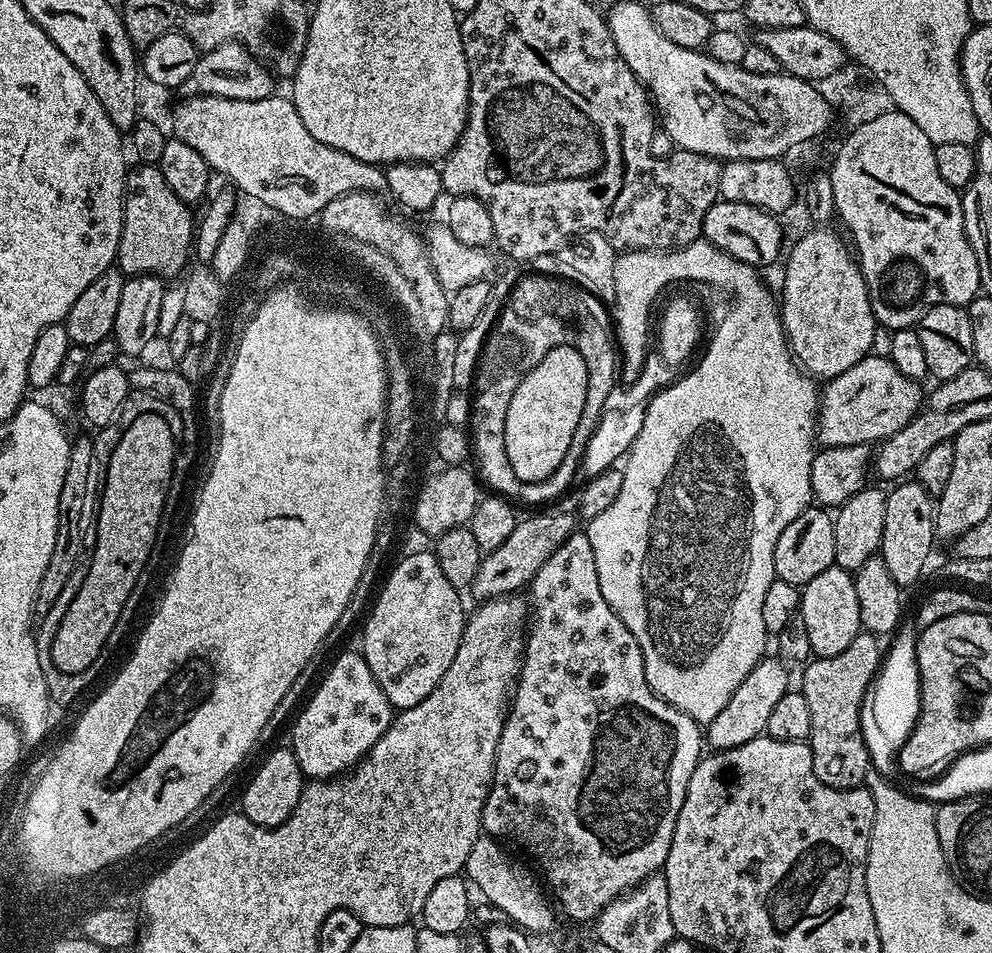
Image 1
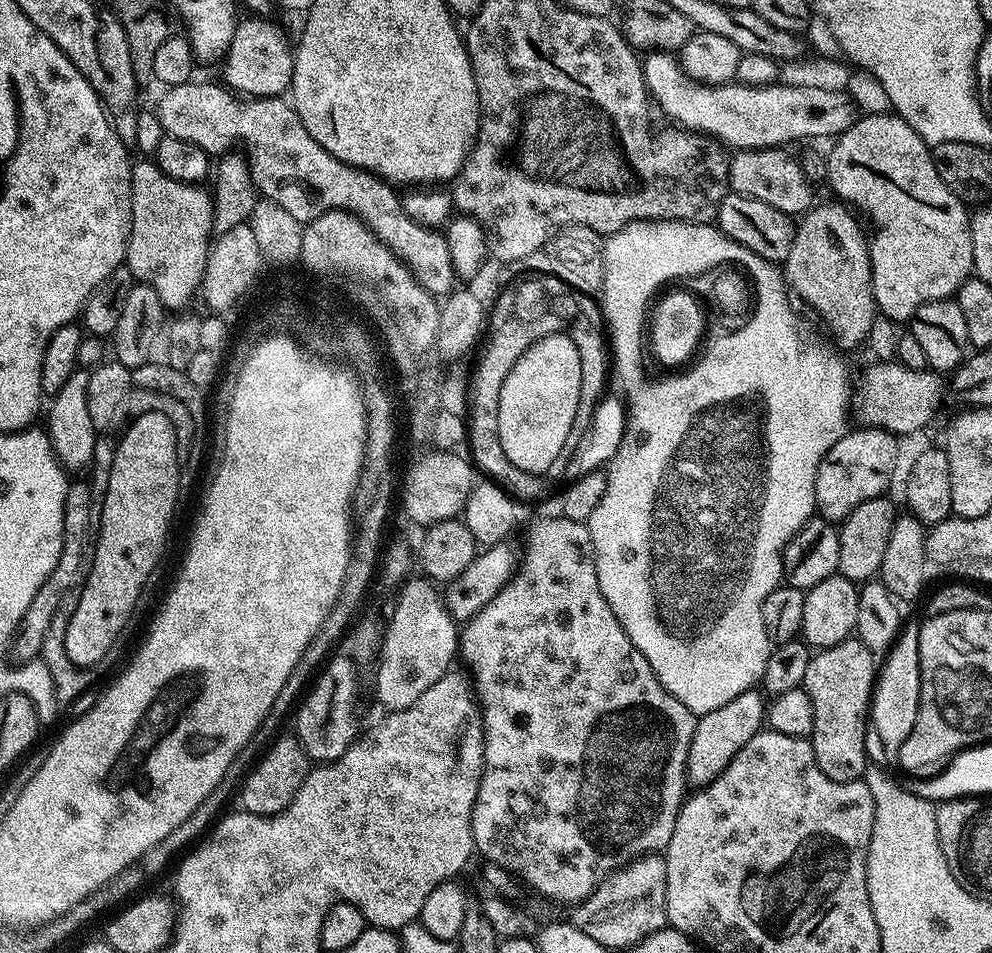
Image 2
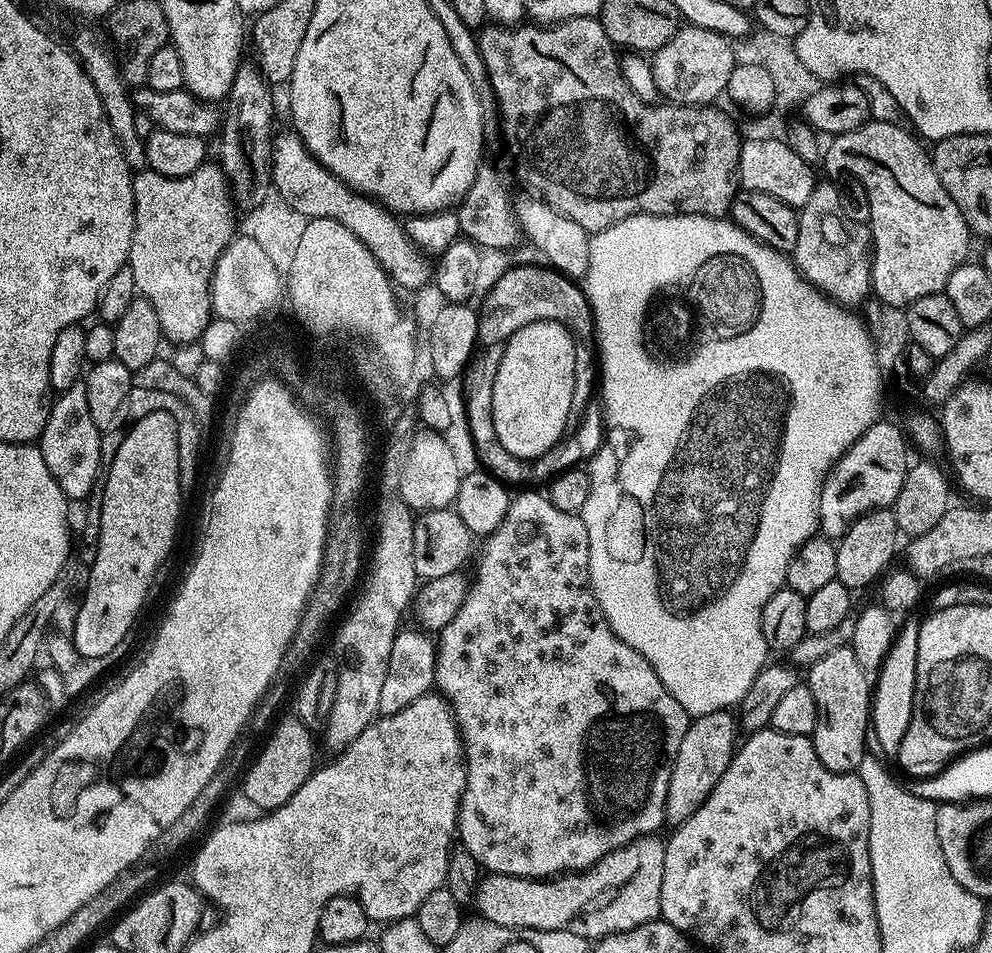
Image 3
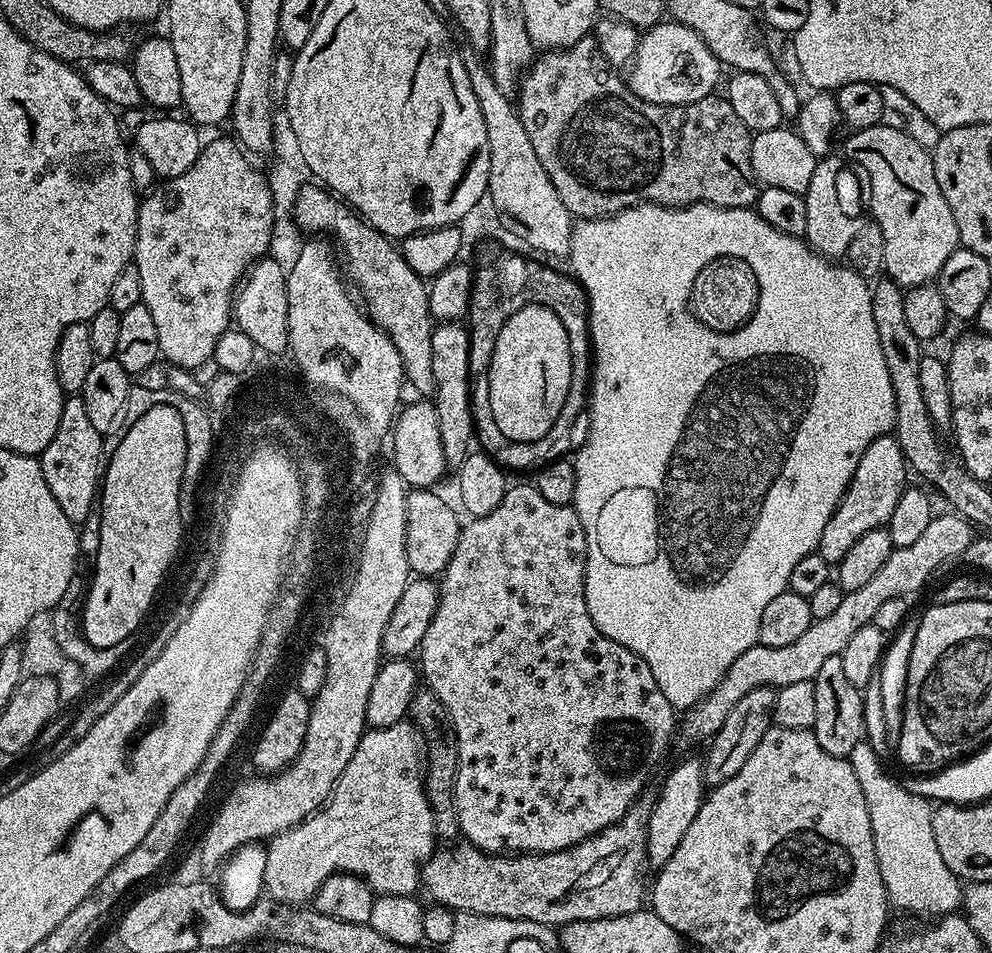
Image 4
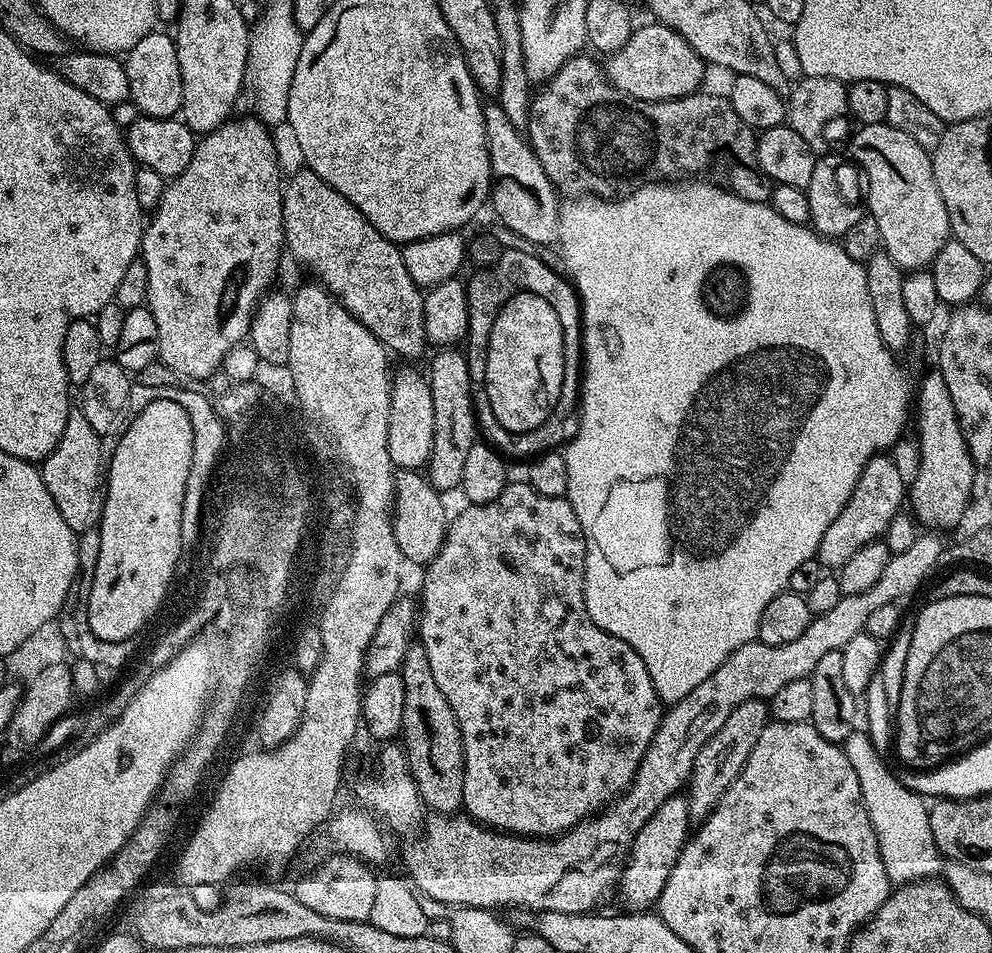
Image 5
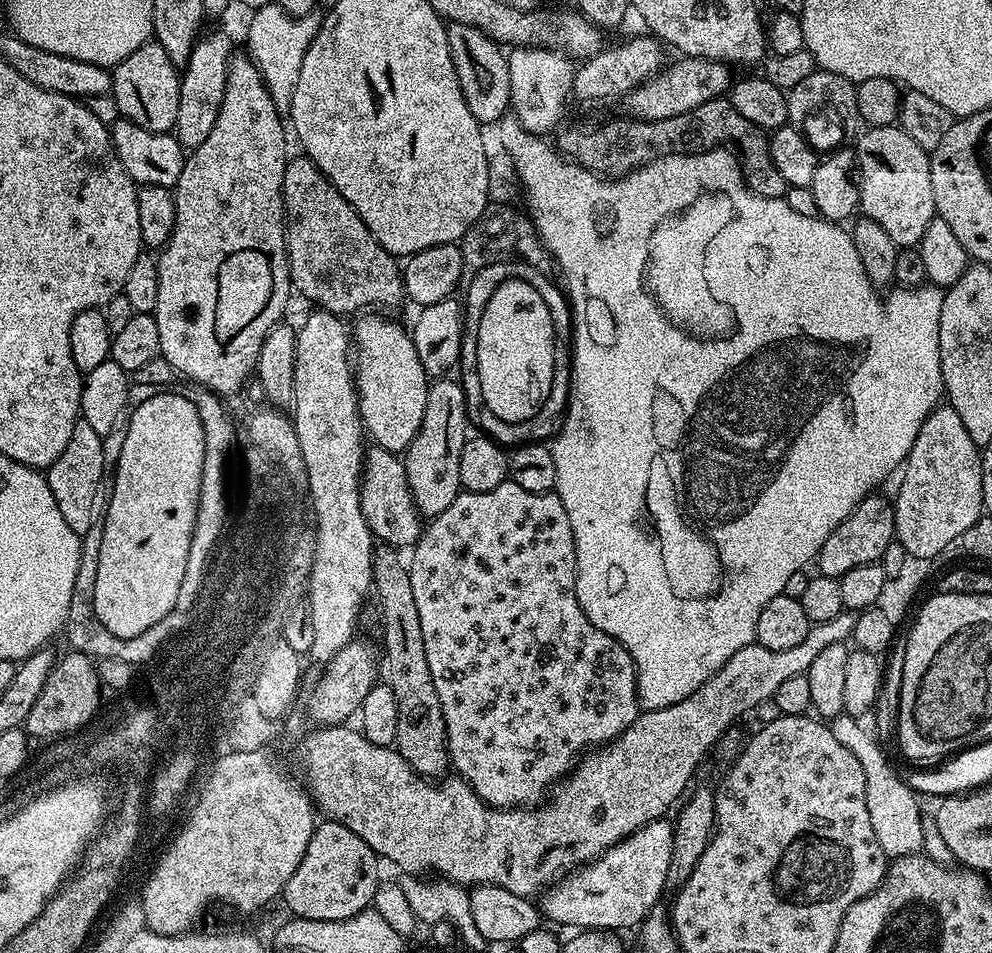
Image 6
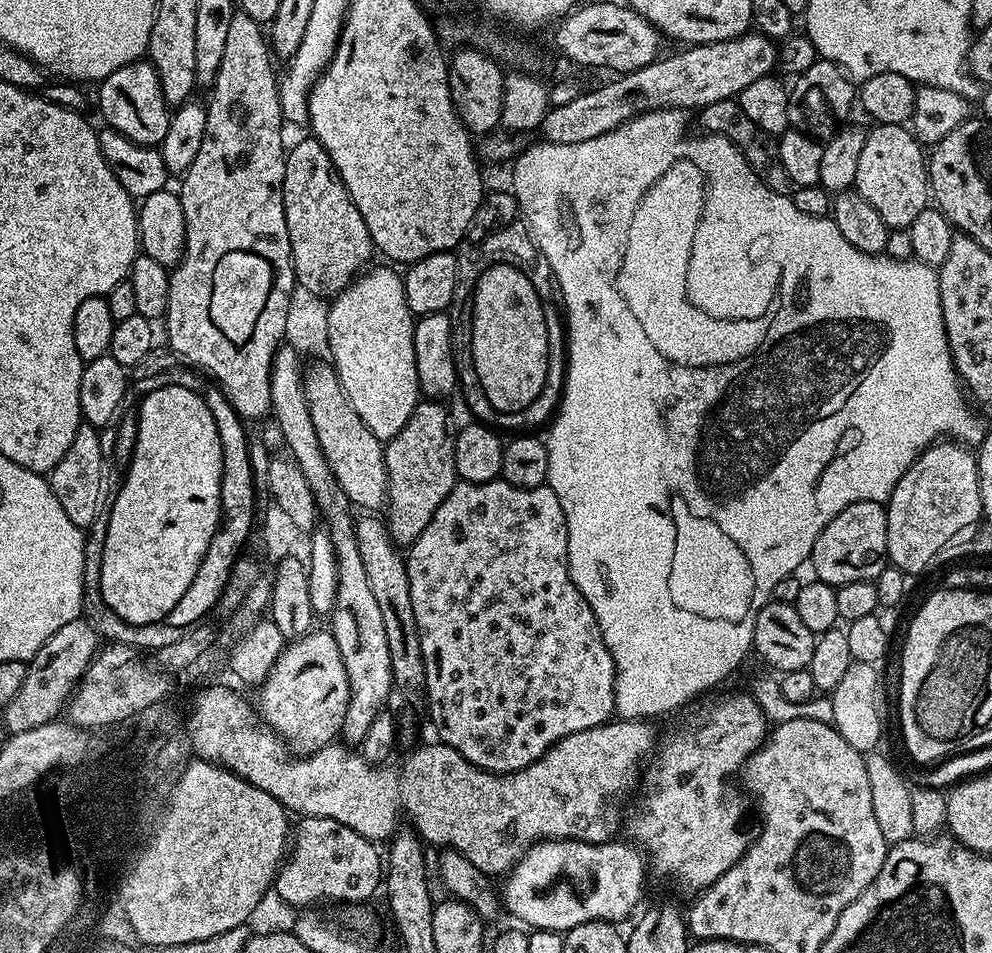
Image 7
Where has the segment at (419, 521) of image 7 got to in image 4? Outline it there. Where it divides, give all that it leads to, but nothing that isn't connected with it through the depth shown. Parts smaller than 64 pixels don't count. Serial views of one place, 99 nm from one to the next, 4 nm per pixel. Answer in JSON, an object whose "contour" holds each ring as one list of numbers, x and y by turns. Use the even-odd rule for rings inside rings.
{"contour":[[440,322,432,329,432,357,434,358,434,403,438,414,438,430,442,434,442,454,449,469,459,469,468,457,474,440,472,418,472,390,470,387,470,342,468,329,460,322]]}

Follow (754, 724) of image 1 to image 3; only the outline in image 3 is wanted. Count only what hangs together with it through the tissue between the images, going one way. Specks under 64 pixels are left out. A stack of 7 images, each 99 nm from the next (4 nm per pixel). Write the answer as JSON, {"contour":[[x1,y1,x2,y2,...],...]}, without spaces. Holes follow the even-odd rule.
{"contour":[[728,710,702,714,689,723,686,738,682,738,682,746,678,746,678,758,674,758,670,786,666,790,664,818,669,825,675,826,691,818,698,806,706,802,714,786,718,786,718,778,726,774,726,766,730,766,732,761,734,745,737,743,736,732,738,733,737,717]]}

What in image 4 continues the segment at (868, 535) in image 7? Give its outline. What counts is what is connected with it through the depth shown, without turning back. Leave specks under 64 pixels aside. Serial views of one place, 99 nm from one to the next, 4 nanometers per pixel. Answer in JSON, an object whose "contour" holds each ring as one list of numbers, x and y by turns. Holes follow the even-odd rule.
{"contour":[[895,435,879,436,877,440,870,442,870,446,866,446,866,454,862,454,858,470,854,470,854,478,848,483,830,522,826,522,826,530,822,530,818,551,822,558,826,558,828,565,839,565,840,560,846,558,846,550,850,550,850,546,854,546,854,542,858,542,862,534,887,525,909,483,908,476,910,477,910,469,904,463,904,455]]}

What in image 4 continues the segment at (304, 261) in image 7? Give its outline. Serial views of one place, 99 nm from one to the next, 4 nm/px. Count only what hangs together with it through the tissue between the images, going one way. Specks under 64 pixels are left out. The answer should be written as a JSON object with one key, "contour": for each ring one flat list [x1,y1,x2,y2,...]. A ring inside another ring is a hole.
{"contour":[[316,182,304,184,294,202,292,219,301,233,336,239,335,247,340,247,344,255,343,275,356,283,368,319,388,335,390,342,394,342,404,363,407,387,413,388,417,397,435,397,432,357,434,321,428,305,428,284,417,272,412,272,410,266,406,266,406,258,402,258,399,247,367,223,359,212,349,208,339,196]]}

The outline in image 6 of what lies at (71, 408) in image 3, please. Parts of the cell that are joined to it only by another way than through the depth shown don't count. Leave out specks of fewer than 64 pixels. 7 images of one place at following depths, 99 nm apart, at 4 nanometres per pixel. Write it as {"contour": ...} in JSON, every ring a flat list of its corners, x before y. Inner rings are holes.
{"contour":[[81,418,74,426,74,434,70,434,66,450,62,450,62,454,58,454,58,458,46,470,50,494,54,494,54,502,58,502,58,511,78,537,84,536,93,525,93,505,99,497,103,479,103,442,104,437,98,434,98,430,93,430,90,422]]}

